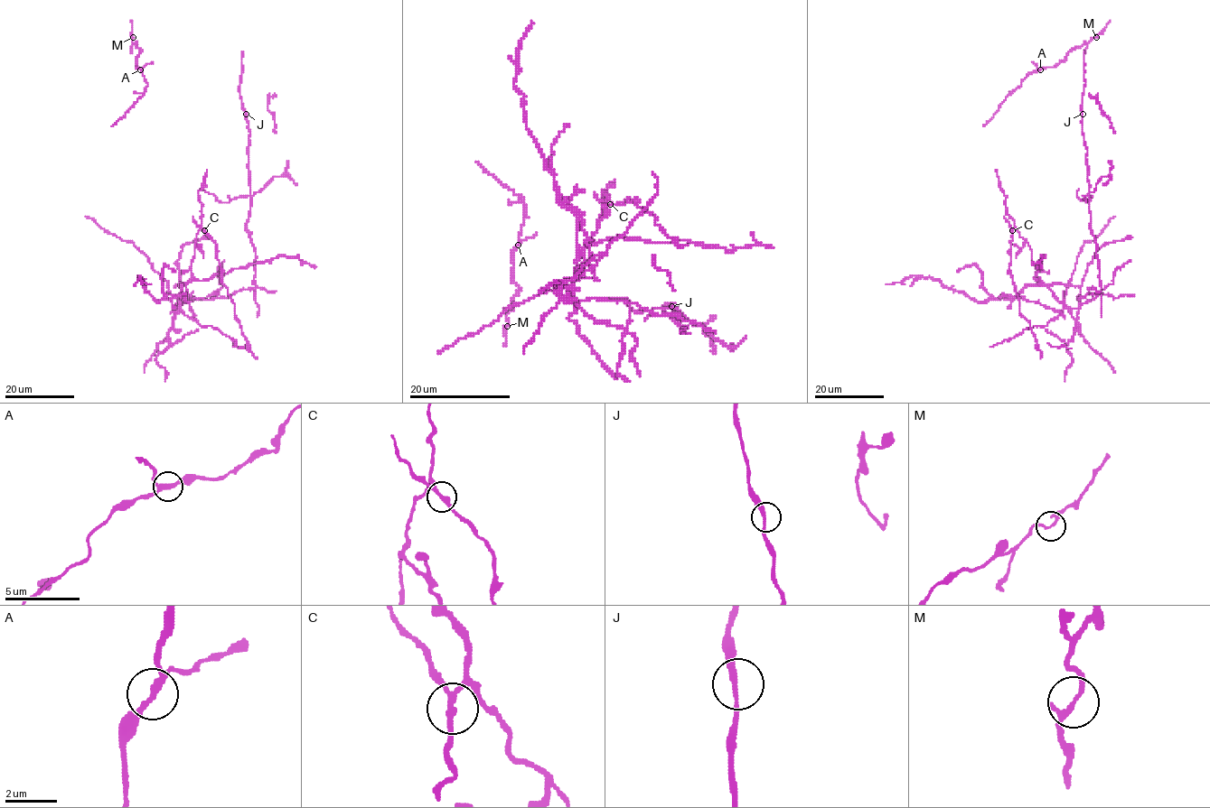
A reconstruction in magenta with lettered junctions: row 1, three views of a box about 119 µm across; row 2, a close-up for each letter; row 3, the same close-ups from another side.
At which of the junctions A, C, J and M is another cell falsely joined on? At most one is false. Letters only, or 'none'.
C

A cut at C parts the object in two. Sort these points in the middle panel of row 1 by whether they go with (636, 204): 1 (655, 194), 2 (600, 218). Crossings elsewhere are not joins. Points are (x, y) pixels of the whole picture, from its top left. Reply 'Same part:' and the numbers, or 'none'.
Same part: none

